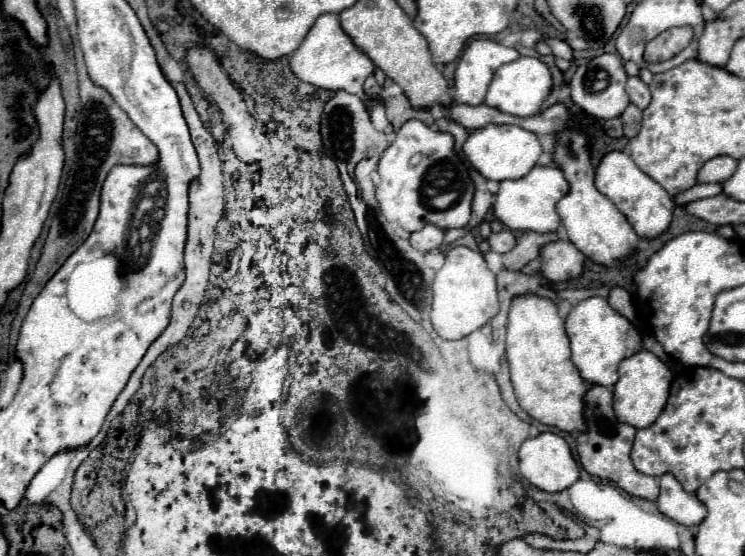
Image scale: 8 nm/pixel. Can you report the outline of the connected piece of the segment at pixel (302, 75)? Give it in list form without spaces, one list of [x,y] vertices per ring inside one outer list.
[[[324,14],[316,20],[300,48],[294,54],[290,54],[290,68],[300,80],[308,84],[314,84],[324,90],[346,90],[352,92],[354,96],[360,96],[364,102],[370,100],[364,94],[362,84],[374,72],[376,66],[362,50],[354,46],[350,36],[342,30],[338,14]]]

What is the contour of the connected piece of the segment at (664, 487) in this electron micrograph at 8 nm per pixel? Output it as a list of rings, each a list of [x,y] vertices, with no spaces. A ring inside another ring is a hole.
[[[672,474],[660,476],[660,496],[656,500],[658,510],[682,526],[700,524],[706,516],[706,506],[682,488],[682,484]]]

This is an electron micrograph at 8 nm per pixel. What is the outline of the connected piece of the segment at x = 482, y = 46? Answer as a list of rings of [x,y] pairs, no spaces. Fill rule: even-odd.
[[[472,40],[460,56],[454,74],[454,100],[458,104],[480,106],[494,72],[516,58],[520,58],[516,48],[502,46],[494,40]]]

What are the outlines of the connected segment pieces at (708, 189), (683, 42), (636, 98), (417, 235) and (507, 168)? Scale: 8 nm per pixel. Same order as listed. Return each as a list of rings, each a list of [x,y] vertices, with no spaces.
[[[714,182],[714,184],[696,184],[696,186],[688,188],[684,194],[678,194],[674,198],[674,203],[676,205],[688,204],[688,202],[694,202],[694,200],[716,196],[720,192],[722,192],[722,184],[720,182]]]
[[[678,26],[678,28],[670,28],[666,32],[662,32],[660,36],[656,36],[644,52],[644,60],[646,62],[662,62],[662,60],[670,60],[672,56],[676,56],[680,50],[684,50],[690,40],[694,36],[694,30],[690,26]]]
[[[630,76],[626,82],[626,92],[630,96],[630,102],[636,104],[638,108],[646,108],[650,104],[650,88],[644,84],[638,76]]]
[[[432,224],[424,226],[422,230],[418,230],[410,236],[410,244],[420,252],[430,252],[434,248],[440,248],[442,240],[444,240],[444,230],[436,228]]]
[[[488,124],[486,128],[480,128],[472,132],[464,144],[466,158],[470,164],[488,180],[516,180],[526,176],[538,162],[538,156],[542,154],[540,140],[534,132],[528,132],[520,126],[498,126]]]

